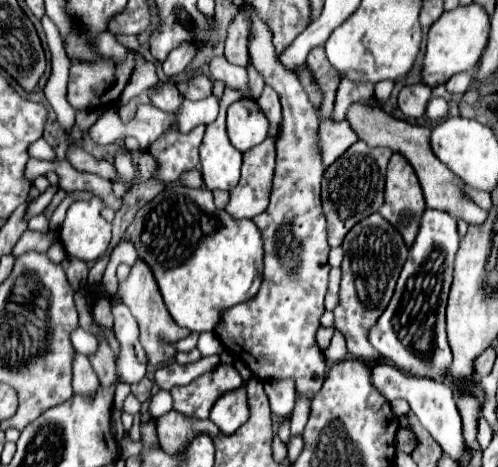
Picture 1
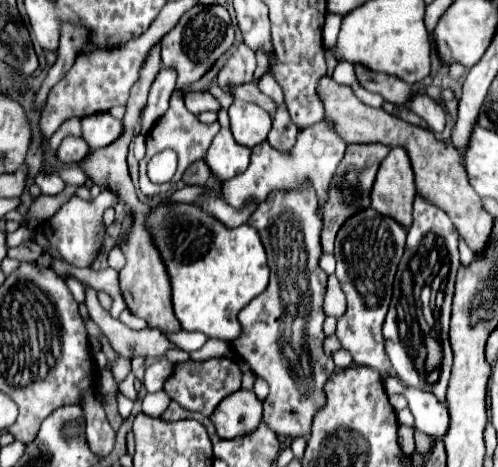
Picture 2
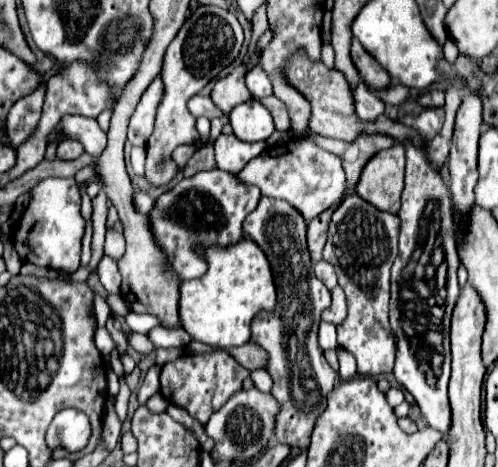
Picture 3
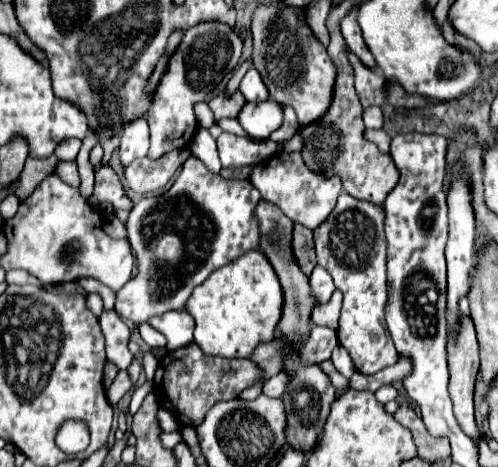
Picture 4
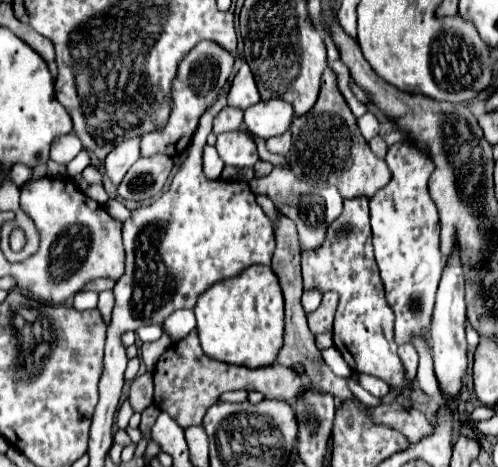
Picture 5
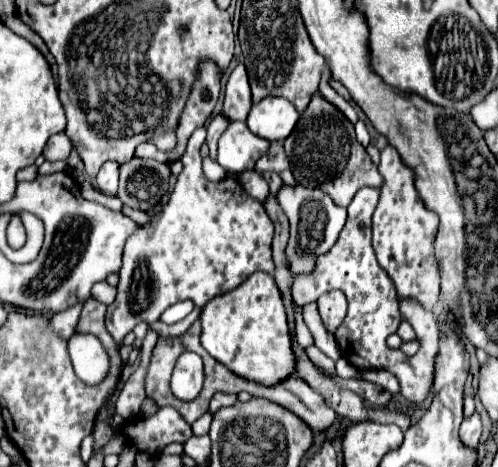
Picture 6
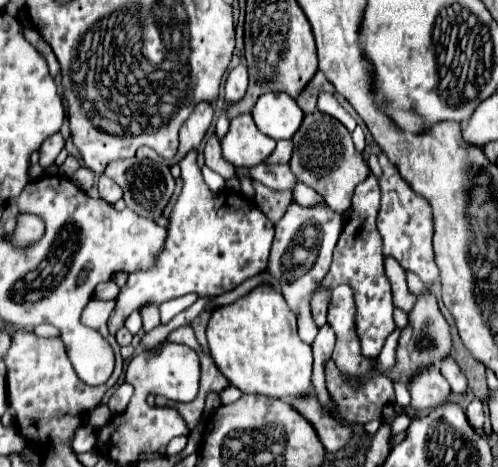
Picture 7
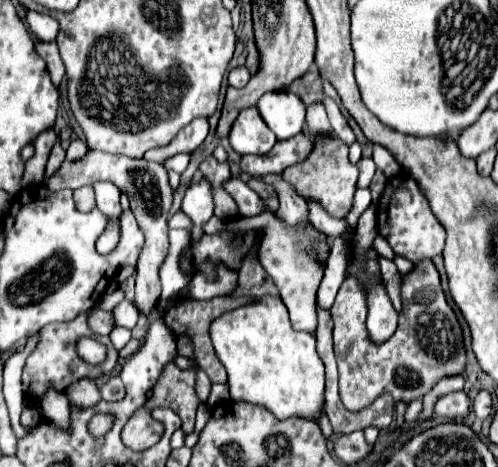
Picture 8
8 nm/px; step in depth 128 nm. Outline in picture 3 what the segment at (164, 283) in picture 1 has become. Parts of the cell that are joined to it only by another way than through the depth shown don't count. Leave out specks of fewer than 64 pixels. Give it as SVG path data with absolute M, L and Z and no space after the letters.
M248 236L232 248L208 248L208 272L196 280L180 282L180 322L198 342L214 348L242 346L250 340L250 322L260 310L276 306L276 288L270 264L260 246Z

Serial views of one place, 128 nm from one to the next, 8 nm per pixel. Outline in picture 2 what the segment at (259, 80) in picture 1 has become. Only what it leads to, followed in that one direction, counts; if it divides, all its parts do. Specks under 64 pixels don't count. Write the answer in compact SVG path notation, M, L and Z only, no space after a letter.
M259 50L256 52L256 61L257 61L257 66L254 72L254 81L258 81L265 73L269 71L269 61L266 57L266 55Z

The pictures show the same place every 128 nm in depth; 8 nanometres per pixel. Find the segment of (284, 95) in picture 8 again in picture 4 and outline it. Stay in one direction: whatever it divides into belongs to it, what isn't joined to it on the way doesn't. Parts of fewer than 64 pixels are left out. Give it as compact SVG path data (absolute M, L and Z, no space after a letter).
M272 100L246 102L238 122L252 140L266 140L282 124L282 104Z

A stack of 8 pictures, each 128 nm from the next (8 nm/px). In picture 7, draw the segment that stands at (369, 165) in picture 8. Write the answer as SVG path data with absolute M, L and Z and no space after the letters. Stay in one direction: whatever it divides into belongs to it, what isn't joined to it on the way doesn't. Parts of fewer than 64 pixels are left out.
M368 176L362 184L356 186L350 218L344 224L344 230L336 244L336 252L334 252L330 270L324 276L324 280L320 282L320 288L328 288L328 290L334 290L340 284L348 284L354 290L354 302L356 302L354 326L356 326L356 334L360 338L362 356L368 356L368 358L376 358L380 354L384 340L396 329L390 282L384 274L382 240L376 230L378 208L380 208L380 186L374 176Z

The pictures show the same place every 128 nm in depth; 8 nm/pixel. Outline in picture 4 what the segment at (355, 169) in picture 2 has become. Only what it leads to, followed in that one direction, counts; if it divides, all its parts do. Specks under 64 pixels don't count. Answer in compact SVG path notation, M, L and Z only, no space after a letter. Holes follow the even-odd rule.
M366 130L364 138L374 142L376 146L384 146L384 152L390 150L390 136L384 130ZM294 224L294 256L298 266L310 274L316 266L316 252L314 252L314 238L312 238L312 230L304 228L302 224Z

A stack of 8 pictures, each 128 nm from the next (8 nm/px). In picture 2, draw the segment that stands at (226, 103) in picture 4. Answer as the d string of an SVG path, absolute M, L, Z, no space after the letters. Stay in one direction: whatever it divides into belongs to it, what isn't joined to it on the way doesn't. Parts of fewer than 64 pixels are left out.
M240 44L234 54L228 58L224 68L218 72L218 84L224 92L228 92L228 84L244 84L250 82L256 68L256 56L252 56L252 50L244 44Z

